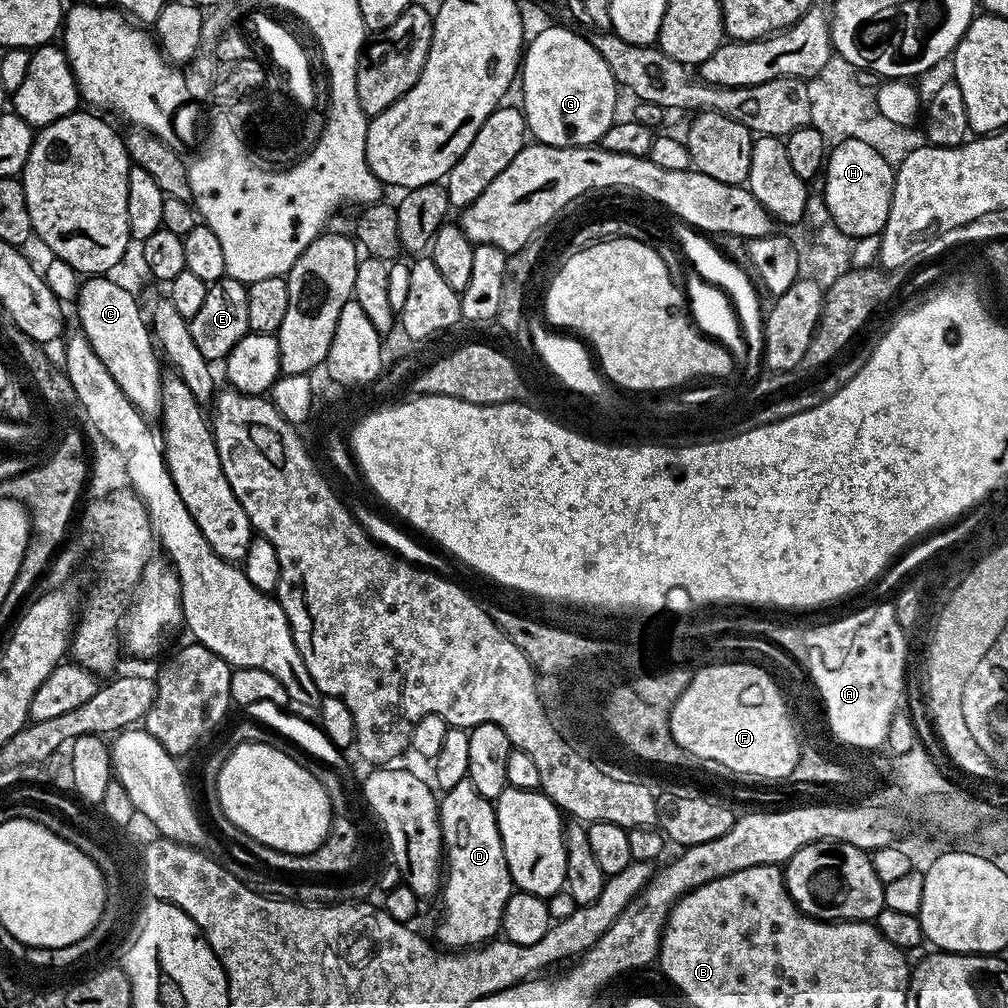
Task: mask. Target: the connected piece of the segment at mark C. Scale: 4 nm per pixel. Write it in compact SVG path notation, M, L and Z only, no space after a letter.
M107 275L89 276L80 288L76 312L80 315L79 331L83 332L94 353L106 366L122 393L145 418L156 418L162 406L161 357L150 331L149 321L140 313L140 304L128 288Z

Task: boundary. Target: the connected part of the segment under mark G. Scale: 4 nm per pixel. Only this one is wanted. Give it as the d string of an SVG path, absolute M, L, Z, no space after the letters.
M552 27L526 44L526 51L522 57L522 85L522 111L526 117L527 131L536 132L537 141L555 148L589 147L593 142L599 141L609 124L617 119L618 85L614 74L610 74L606 62L602 62L600 55L593 52L591 43L586 42L585 37L583 40L582 37L575 36L568 28Z

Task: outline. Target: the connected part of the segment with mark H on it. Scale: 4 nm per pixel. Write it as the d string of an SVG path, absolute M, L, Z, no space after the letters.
M844 140L835 145L826 157L826 167L822 172L824 180L824 204L828 207L831 223L836 225L838 230L842 230L853 238L866 235L874 235L884 231L886 218L890 214L890 202L892 201L892 191L896 174L894 166L874 150L874 146L866 146L866 142L857 140Z

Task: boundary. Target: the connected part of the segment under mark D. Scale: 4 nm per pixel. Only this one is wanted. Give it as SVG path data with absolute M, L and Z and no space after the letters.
M468 780L458 782L458 786L443 793L438 803L444 863L442 887L438 893L440 925L436 928L435 939L445 949L468 950L497 939L502 929L502 914L514 885L506 866L506 854L502 850L495 803L482 798Z

